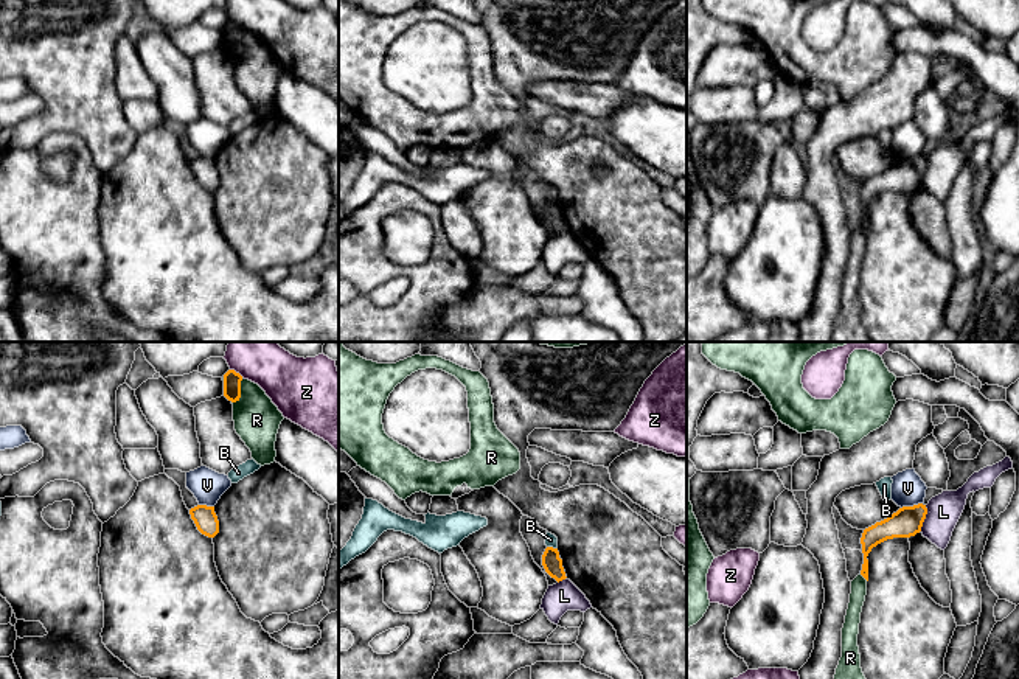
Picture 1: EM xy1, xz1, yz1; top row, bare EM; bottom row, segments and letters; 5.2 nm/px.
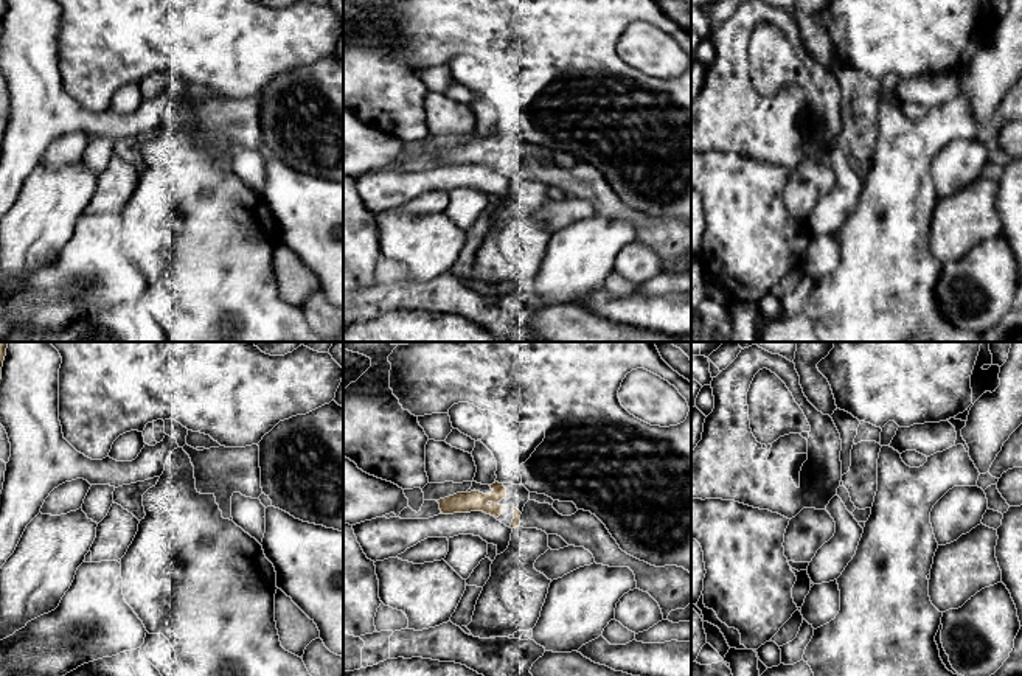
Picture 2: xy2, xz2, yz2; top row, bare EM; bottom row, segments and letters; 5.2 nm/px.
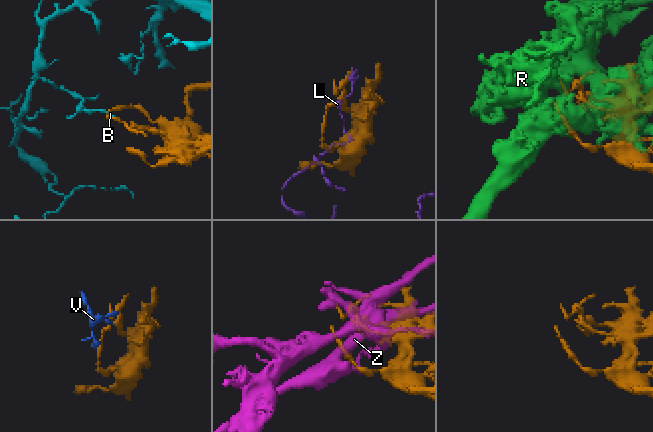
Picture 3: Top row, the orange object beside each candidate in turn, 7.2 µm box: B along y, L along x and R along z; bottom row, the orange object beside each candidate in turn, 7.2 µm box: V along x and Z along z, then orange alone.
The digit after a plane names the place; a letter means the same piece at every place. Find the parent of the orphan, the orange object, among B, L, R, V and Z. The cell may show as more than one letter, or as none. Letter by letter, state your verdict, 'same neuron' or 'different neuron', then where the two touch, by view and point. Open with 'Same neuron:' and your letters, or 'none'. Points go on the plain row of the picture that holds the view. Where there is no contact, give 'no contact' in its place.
Same neuron: none
B: different neuron; meets orange in xz1 at (552, 199)
L: different neuron; meets orange in yz1 at (925, 170)
R: different neuron; meets orange in xy1 at (239, 44)
V: different neuron; meets orange in yz1 at (911, 159)
Z: different neuron; meets orange in xy1 at (235, 24)

